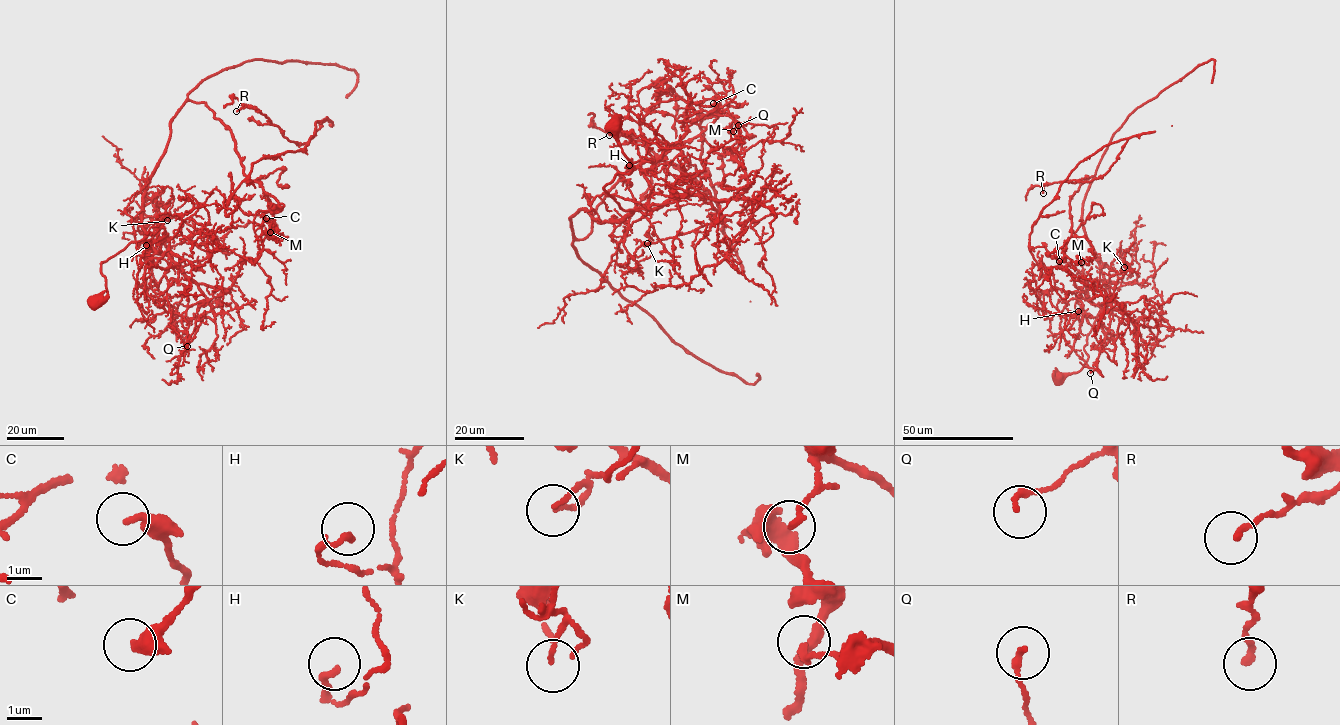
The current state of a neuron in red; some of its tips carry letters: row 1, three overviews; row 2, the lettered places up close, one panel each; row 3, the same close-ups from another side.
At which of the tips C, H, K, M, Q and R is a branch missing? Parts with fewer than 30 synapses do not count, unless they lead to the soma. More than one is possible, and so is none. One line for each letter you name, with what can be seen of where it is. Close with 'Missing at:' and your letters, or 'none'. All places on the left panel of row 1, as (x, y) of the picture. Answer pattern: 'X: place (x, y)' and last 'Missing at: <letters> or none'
Missing at: none

